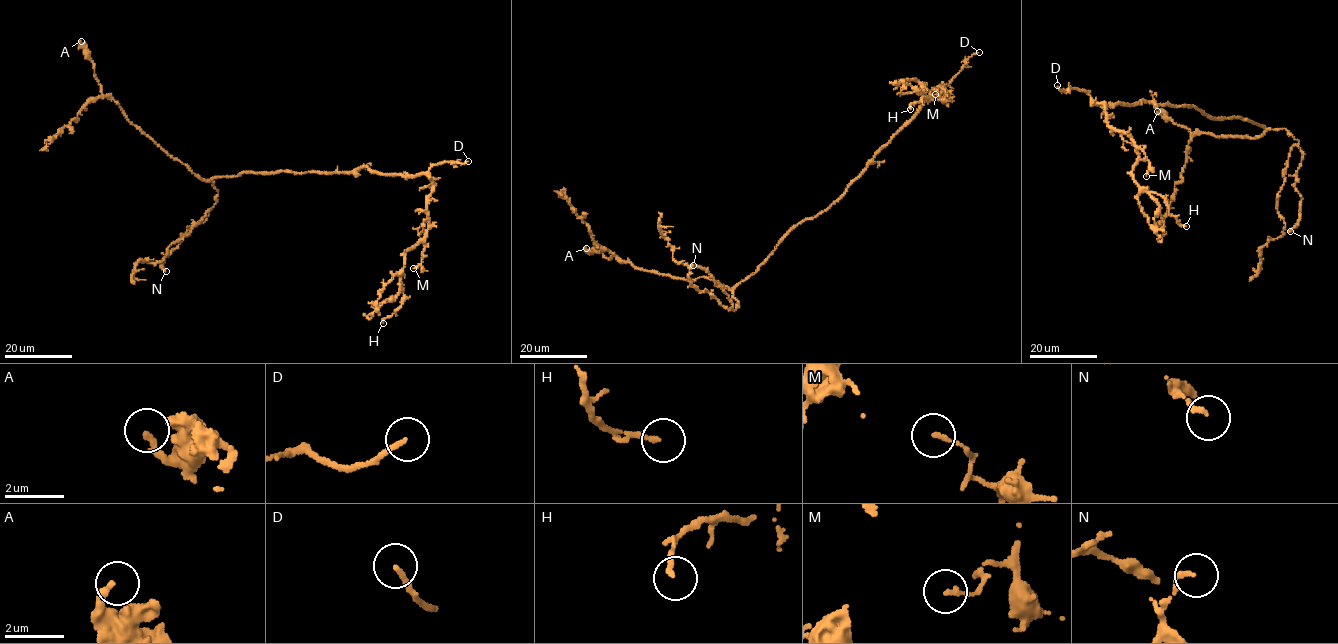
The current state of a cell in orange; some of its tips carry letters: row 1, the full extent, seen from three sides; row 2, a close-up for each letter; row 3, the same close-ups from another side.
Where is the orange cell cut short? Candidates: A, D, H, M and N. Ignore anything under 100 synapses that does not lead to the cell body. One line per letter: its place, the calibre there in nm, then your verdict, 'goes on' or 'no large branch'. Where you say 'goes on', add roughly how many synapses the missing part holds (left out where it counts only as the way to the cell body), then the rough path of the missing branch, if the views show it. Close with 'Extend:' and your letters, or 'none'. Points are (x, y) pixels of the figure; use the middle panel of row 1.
A: (586, 248) | 200 nm | no large branch
D: (979, 52) | 170 nm | goes on | (979, 52), (992, 51), (988, 40), (1007, 32), (1009, 37)
H: (910, 109) | 170 nm | no large branch
M: (935, 94) | 130 nm | no large branch
N: (693, 265) | 160 nm | no large branch
Extend: D

